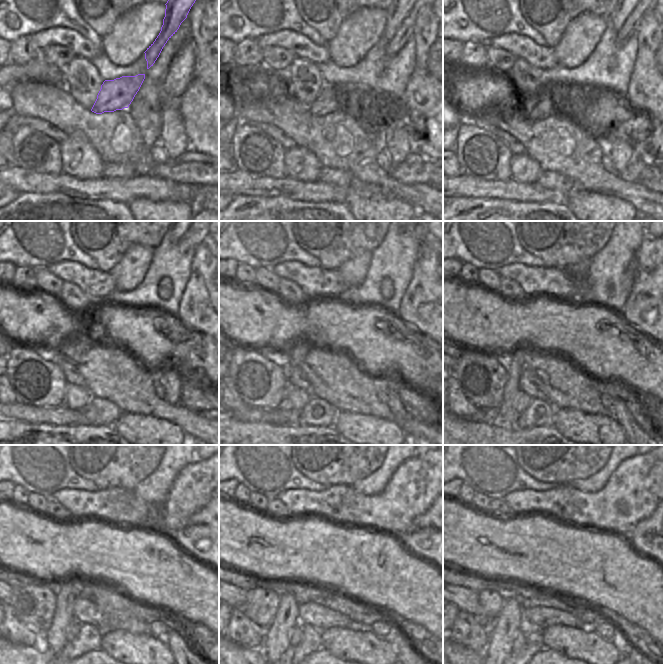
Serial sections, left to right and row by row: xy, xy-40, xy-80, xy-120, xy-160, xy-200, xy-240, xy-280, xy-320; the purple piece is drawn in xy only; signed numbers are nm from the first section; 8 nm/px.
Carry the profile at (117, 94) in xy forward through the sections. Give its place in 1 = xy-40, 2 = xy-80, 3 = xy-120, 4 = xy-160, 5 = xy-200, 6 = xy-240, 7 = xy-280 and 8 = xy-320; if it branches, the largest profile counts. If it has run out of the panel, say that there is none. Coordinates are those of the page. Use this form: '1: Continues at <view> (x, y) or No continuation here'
1: Continues at xy-40 (331, 98)
2: Continues at xy-80 (553, 100)
3: Continues at xy-120 (91, 332)
4: Continues at xy-160 (298, 350)
5: Continues at xy-200 (504, 416)
6: Continues at xy-240 (55, 638)
7: Continues at xy-280 (277, 635)
8: Continues at xy-320 (502, 632)

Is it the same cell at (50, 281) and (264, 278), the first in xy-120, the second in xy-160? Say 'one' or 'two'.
one

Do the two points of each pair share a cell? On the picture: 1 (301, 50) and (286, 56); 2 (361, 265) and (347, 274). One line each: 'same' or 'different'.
1: different
2: same

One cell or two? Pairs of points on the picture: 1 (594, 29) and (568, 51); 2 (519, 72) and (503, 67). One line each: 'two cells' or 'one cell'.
1: one cell
2: two cells

